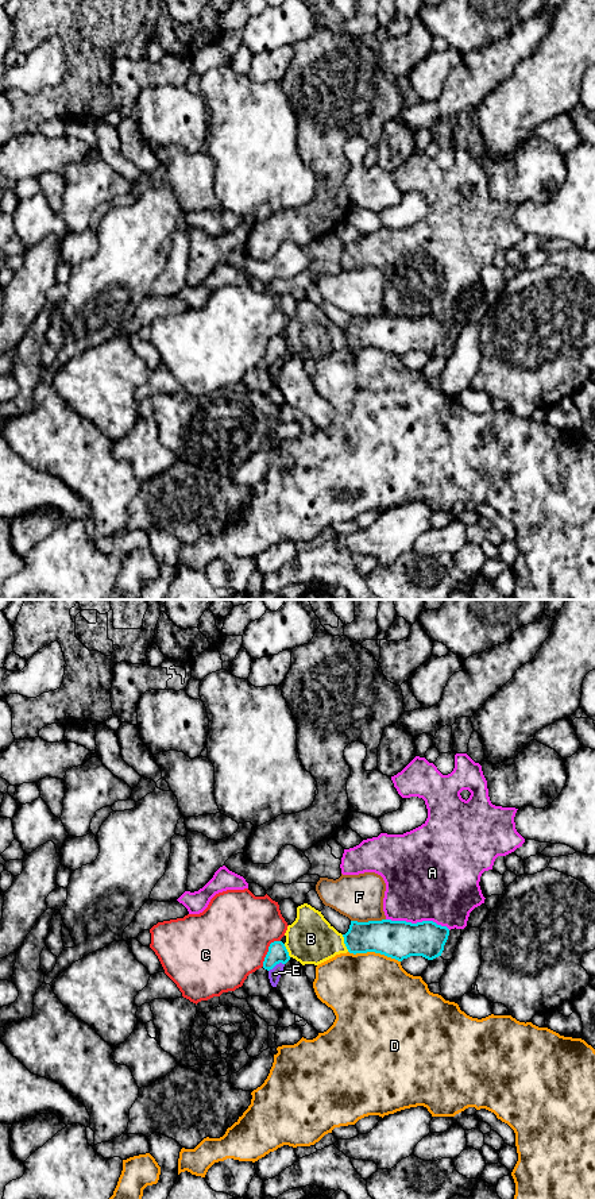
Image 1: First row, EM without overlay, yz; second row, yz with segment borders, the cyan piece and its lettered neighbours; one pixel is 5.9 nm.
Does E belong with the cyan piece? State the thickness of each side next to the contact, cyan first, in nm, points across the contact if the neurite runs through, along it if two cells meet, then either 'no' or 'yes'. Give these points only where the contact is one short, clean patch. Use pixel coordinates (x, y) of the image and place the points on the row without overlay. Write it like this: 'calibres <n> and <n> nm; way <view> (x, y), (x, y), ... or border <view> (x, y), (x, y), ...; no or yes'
calibres 120 and 70 nm; border yz (284, 358), (277, 358), (269, 366); no

